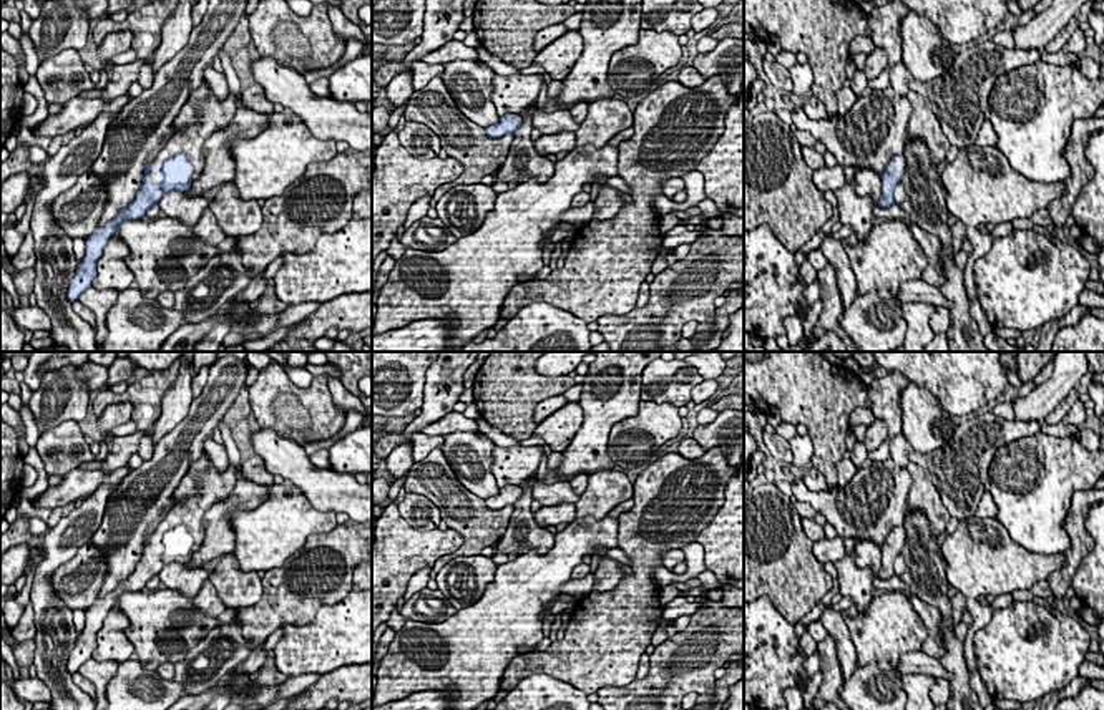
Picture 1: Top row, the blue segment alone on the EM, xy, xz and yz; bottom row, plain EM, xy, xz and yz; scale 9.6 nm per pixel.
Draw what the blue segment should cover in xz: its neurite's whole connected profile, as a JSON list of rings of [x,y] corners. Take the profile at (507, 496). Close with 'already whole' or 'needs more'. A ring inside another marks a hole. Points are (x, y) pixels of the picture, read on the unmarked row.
[[[505,486],[500,488],[496,496],[485,499],[488,509],[500,509],[505,506],[513,506],[521,496],[520,486]]]; already whole

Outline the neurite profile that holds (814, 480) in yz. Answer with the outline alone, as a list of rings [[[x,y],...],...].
[[[807,468],[802,474],[802,483],[810,489],[810,491],[827,491],[828,484],[825,476],[817,469],[817,468]]]

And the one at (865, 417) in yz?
[[[855,408],[850,415],[850,426],[848,426],[848,433],[845,436],[845,443],[847,443],[847,451],[852,453],[855,443],[857,443],[857,435],[855,435],[855,426],[857,425],[865,425],[870,426],[875,421],[875,415],[870,408]]]

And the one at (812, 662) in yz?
[[[815,652],[813,655],[807,657],[804,669],[805,672],[797,677],[799,688],[804,688],[808,678],[818,670],[822,655]]]

